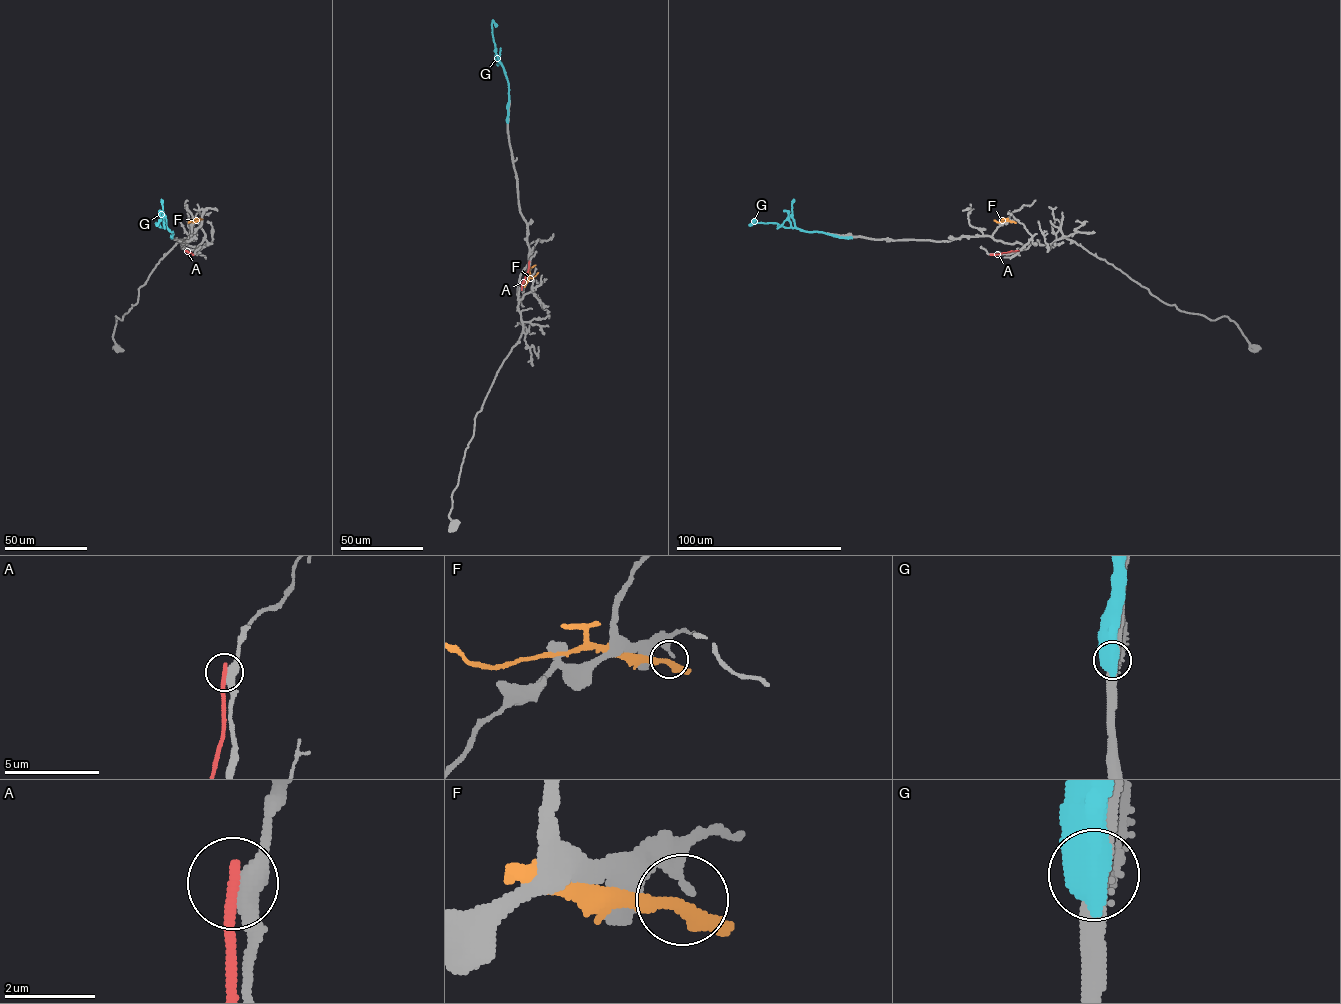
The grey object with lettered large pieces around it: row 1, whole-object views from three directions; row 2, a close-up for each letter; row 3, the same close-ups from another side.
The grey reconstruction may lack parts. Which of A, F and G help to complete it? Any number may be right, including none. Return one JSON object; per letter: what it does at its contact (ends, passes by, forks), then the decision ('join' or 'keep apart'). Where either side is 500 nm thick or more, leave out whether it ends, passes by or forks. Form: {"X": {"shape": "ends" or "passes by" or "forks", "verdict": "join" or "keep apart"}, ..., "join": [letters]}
{"A": {"shape": "ends", "verdict": "keep apart"}, "F": {"shape": "passes by", "verdict": "keep apart"}, "G": {"verdict": "keep apart"}, "join": []}

